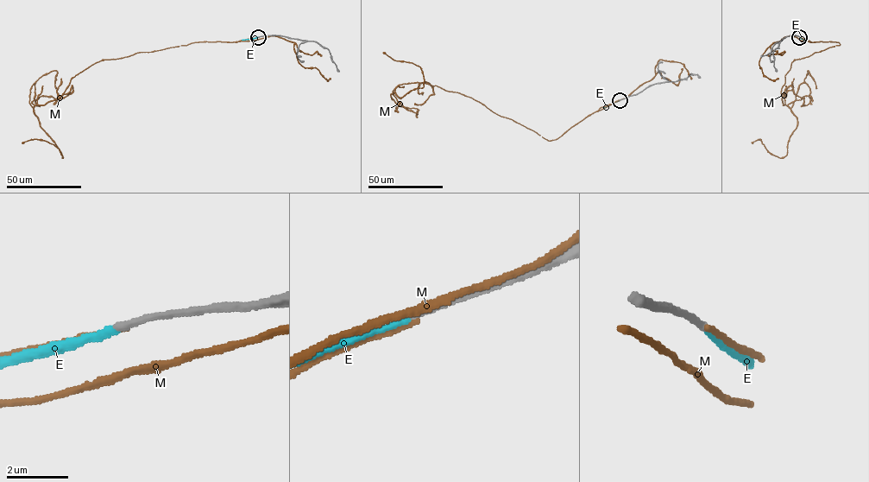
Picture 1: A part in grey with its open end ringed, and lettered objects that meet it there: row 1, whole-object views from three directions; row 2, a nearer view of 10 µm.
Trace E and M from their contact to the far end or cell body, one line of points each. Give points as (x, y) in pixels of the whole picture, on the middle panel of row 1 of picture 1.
E: (619, 100), (603, 107)
M: (620, 100), (549, 141), (470, 98), (425, 81), (399, 84), (399, 98), (424, 86), (422, 71), (383, 52)

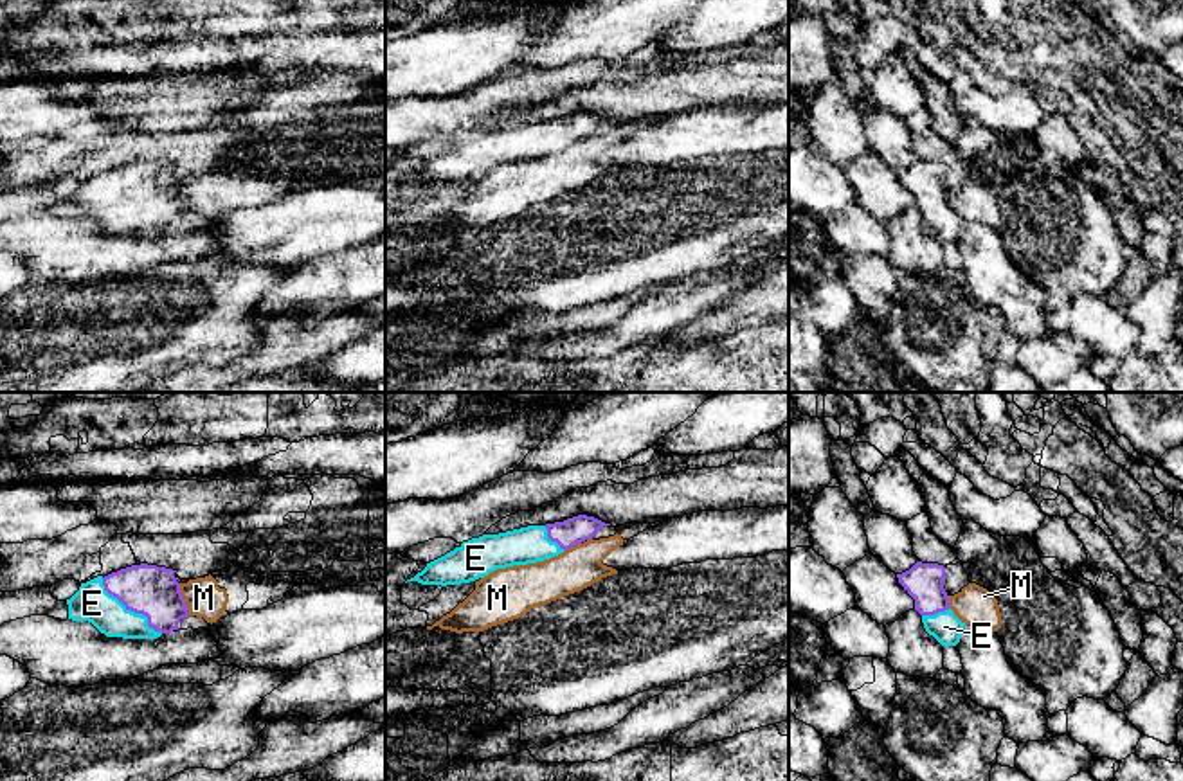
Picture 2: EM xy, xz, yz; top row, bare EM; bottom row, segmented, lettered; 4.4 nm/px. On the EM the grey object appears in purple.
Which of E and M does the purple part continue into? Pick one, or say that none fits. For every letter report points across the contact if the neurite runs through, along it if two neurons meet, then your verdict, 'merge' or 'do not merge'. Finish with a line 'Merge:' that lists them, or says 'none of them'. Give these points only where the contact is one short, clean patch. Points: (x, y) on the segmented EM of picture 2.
E: way xy (152, 591), (130, 609), (114, 603), (92, 603); merge
M: border xy (179, 583), (188, 616); do not merge
Merge: E

